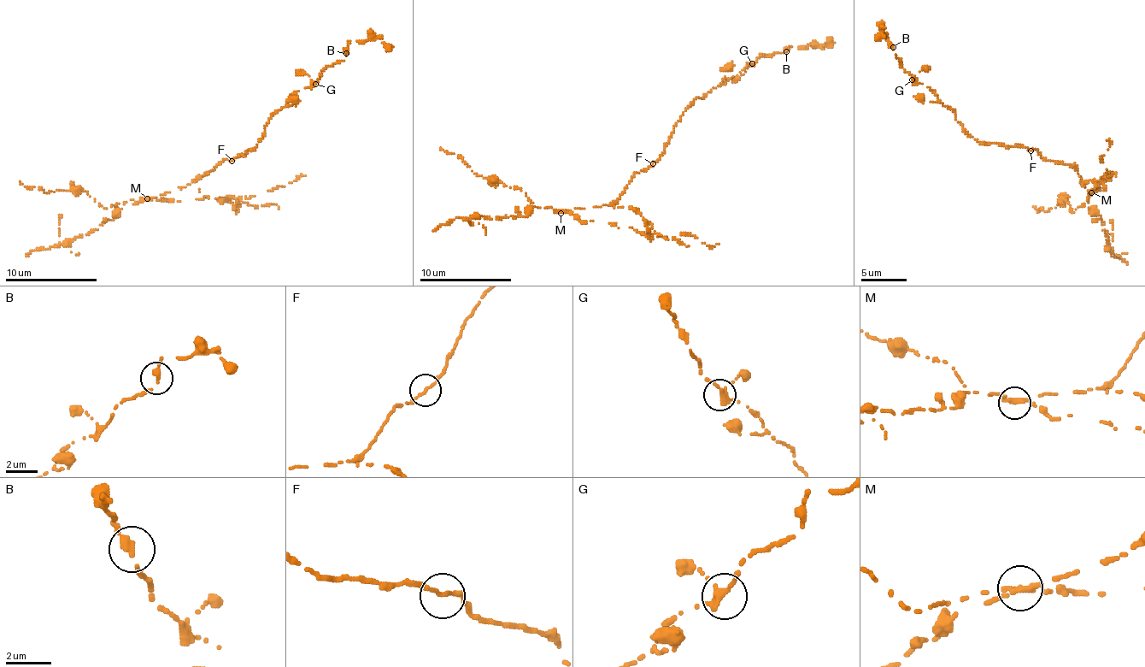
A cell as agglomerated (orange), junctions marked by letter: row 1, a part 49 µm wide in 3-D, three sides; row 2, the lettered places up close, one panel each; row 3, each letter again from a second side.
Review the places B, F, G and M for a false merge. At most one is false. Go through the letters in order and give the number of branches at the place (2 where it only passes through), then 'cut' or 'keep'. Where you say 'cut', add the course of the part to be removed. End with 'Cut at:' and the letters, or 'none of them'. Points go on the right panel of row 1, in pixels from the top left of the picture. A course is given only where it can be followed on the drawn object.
B: 2 branches meet; keep
F: 2 branches meet; keep
G: 2 branches meet; keep
M: 2 branches meet; cut; foreign part runs (1091, 191), (1098, 191), (1097, 183), (1112, 174), (1103, 162), (1101, 156), (1110, 146), (1106, 140)
Cut at: M

